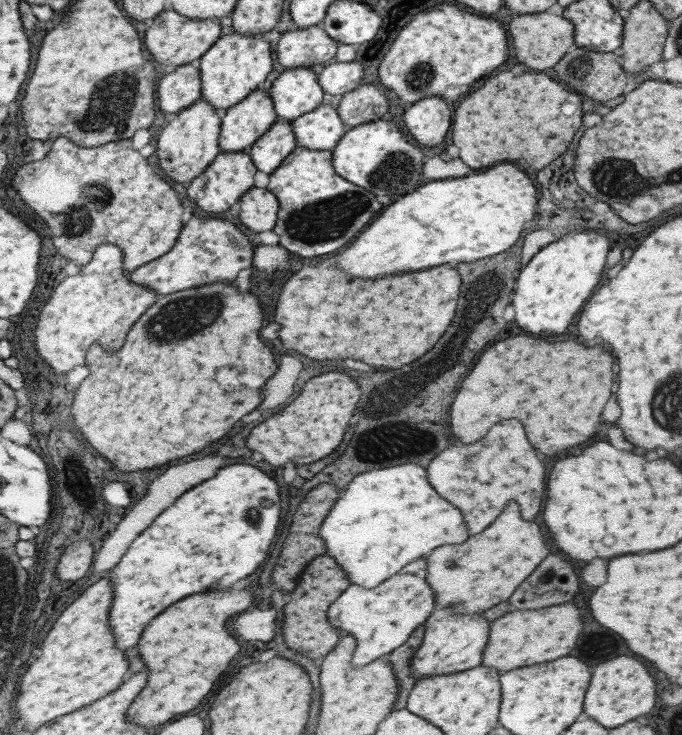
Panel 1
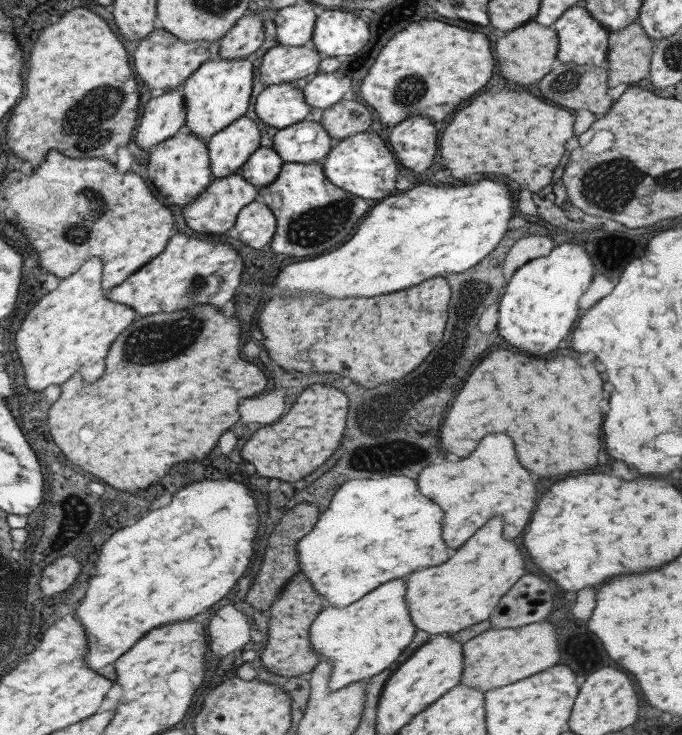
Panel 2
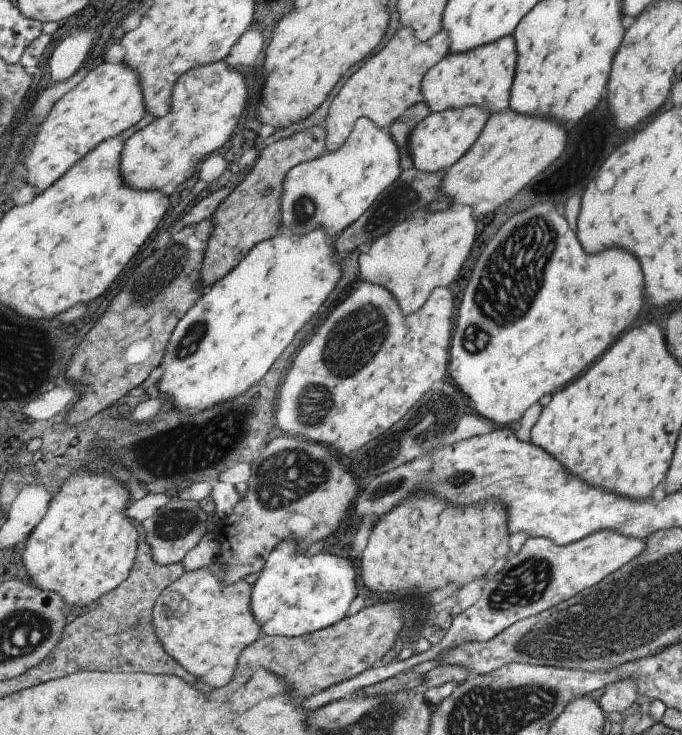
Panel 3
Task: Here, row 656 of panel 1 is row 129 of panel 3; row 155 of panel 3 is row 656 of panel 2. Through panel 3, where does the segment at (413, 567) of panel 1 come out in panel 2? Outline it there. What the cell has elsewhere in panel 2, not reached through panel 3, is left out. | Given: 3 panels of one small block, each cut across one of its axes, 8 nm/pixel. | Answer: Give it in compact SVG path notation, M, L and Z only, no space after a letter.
M395 578L344 608L324 607L309 626L309 641L320 658L331 661L327 691L335 691L393 666L395 659L412 642L416 628L405 602L406 580Z

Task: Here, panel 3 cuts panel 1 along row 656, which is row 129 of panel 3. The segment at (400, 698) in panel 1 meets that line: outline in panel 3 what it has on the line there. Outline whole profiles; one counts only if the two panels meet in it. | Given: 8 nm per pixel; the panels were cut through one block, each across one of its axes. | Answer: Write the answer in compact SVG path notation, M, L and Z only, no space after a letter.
M423 101L415 103L407 108L398 119L395 119L386 130L394 140L397 150L399 150L398 163L401 171L412 166L407 146L410 130L429 113L429 107Z

